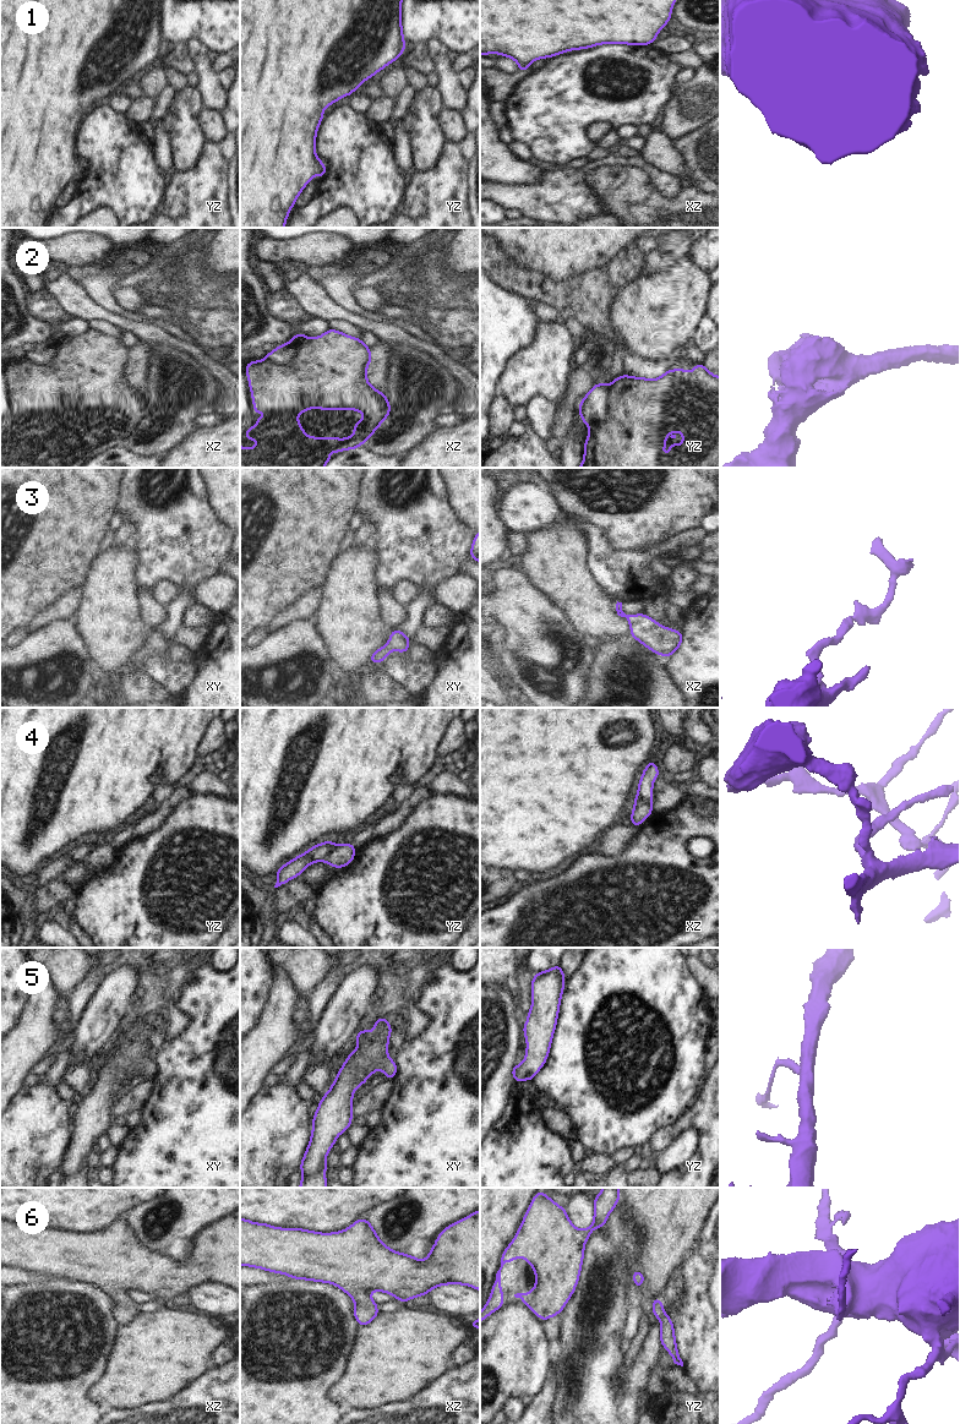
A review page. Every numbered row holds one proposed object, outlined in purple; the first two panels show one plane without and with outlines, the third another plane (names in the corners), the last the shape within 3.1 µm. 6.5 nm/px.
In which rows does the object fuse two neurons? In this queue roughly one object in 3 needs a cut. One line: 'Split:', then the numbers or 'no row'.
Split: 2, 4

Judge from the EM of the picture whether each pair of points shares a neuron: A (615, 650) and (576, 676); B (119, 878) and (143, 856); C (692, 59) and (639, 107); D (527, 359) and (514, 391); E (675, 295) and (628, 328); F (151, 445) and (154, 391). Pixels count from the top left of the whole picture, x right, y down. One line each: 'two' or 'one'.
A: two
B: one
C: two
D: one
E: one
F: one

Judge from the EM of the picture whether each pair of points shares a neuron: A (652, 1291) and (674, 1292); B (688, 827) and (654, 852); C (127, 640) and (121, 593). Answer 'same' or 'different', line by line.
A: different
B: same
C: same

